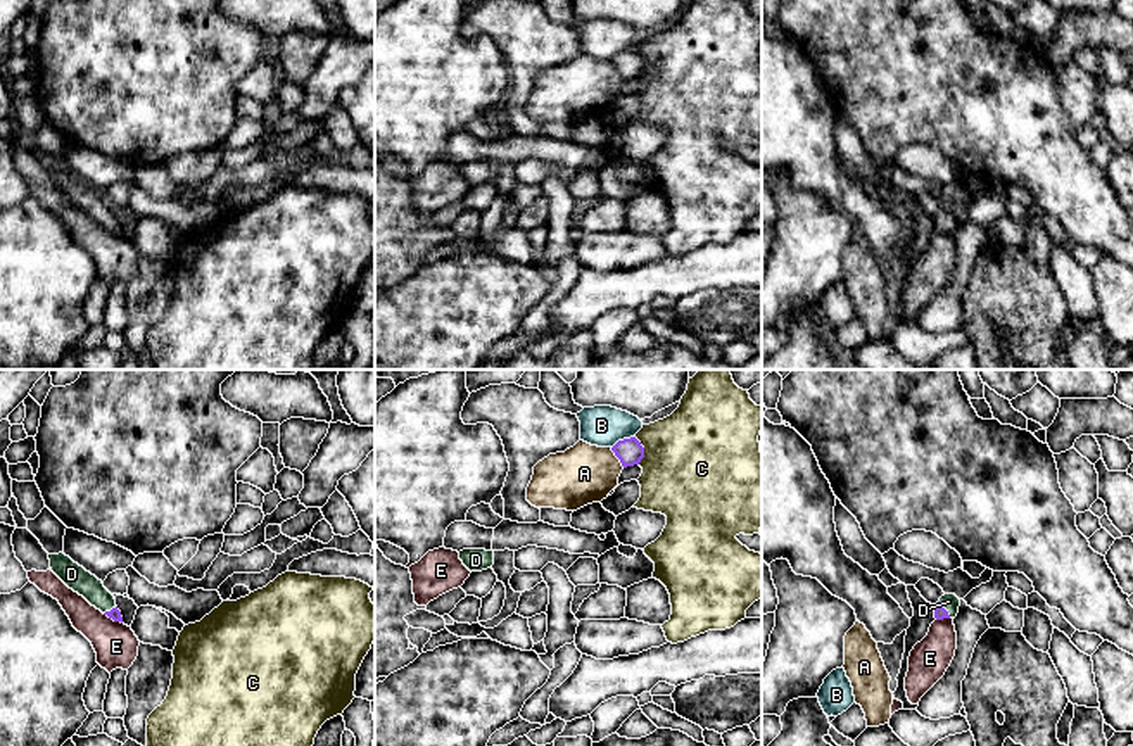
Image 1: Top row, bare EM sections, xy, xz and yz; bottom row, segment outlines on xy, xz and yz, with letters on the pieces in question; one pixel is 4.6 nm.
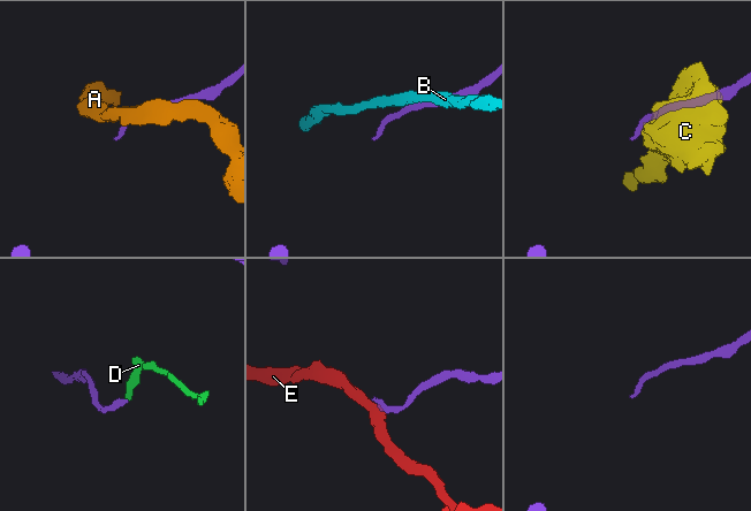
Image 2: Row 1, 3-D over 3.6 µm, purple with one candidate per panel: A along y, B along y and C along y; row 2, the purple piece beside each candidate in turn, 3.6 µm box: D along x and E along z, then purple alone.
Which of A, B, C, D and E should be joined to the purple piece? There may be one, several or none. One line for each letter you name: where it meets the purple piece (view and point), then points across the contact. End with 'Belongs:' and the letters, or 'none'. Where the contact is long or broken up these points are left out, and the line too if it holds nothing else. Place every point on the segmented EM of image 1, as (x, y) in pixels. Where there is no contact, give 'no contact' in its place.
D: yz (945, 610) | across yz (940, 612), (945, 610), (949, 601)
Belongs: D

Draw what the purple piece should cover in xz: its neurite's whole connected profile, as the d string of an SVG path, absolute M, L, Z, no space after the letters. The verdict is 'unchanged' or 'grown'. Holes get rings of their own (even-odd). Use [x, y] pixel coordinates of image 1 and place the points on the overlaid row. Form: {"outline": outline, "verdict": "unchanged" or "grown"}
{"outline": "M636 437L618 440L611 451L620 459L622 466L634 466L639 465L644 458L644 447Z", "verdict": "unchanged"}

